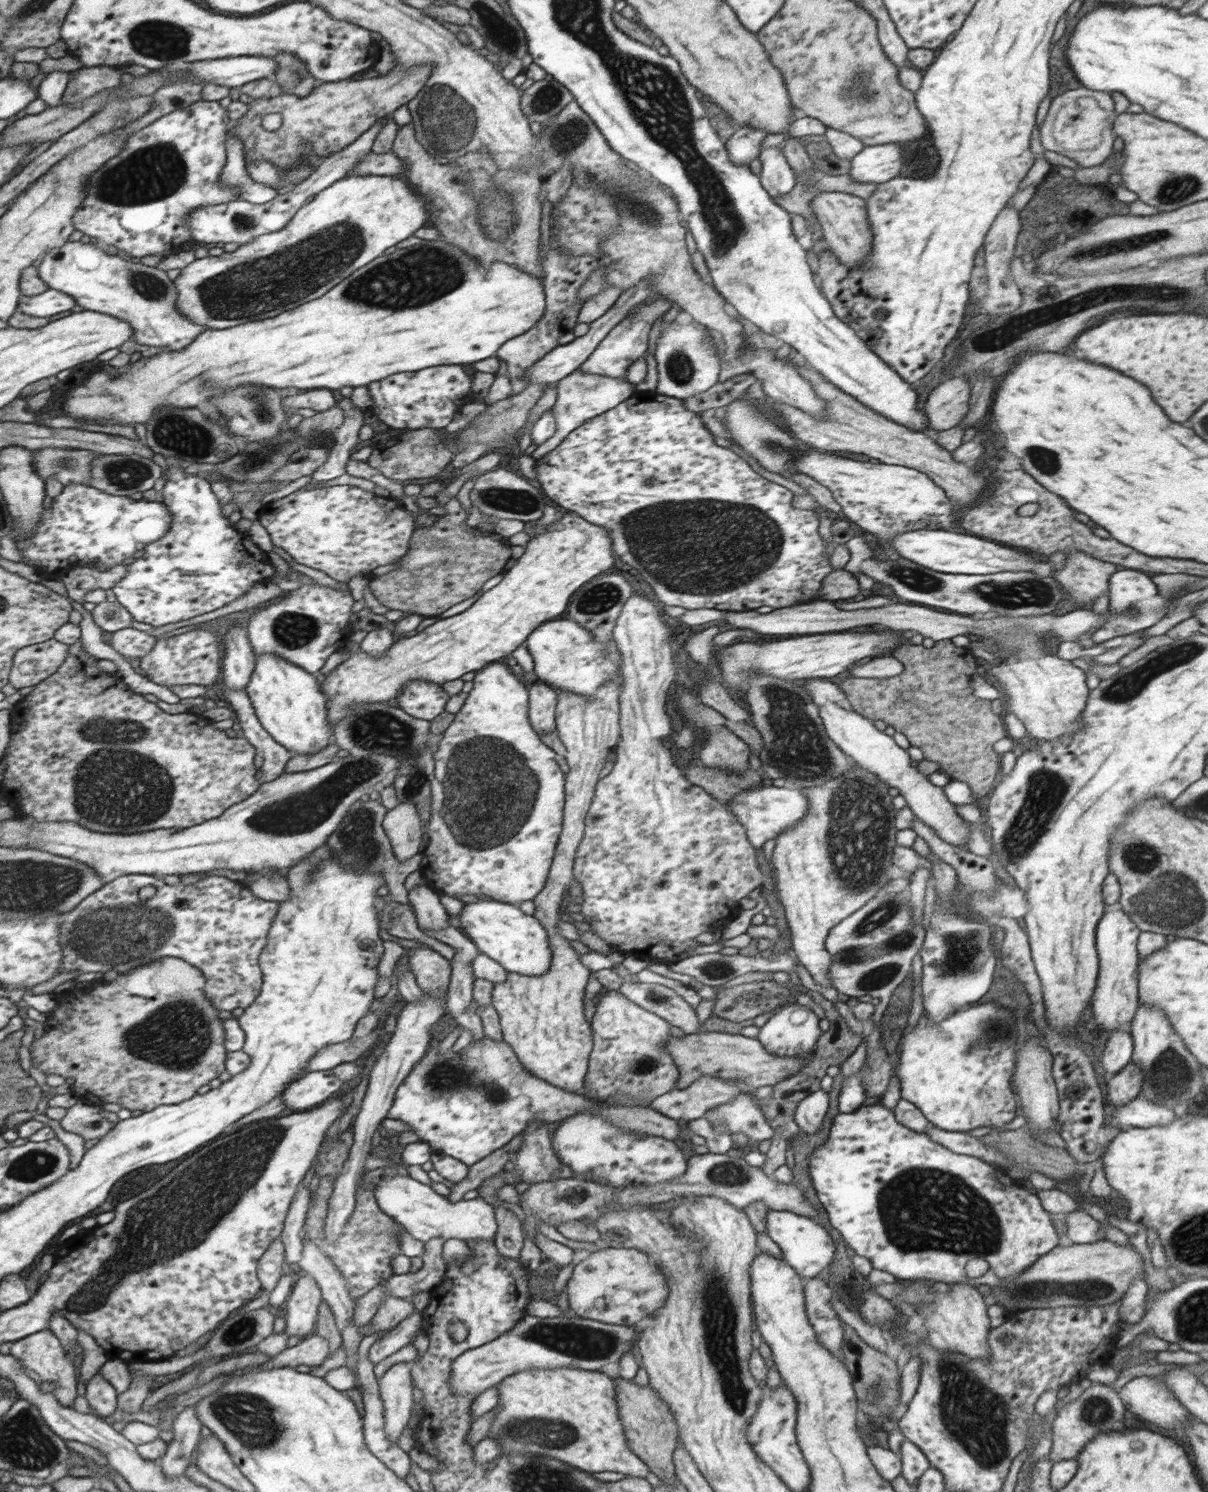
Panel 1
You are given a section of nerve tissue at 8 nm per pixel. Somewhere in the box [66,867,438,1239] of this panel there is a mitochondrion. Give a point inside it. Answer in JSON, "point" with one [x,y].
{"point":[177,1035]}

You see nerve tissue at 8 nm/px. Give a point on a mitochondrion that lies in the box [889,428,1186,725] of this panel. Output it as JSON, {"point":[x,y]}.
{"point":[1022,593]}

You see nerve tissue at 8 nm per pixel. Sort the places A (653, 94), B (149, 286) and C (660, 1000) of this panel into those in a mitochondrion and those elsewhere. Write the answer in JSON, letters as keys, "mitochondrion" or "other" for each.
{"A":"mitochondrion","B":"mitochondrion","C":"mitochondrion"}

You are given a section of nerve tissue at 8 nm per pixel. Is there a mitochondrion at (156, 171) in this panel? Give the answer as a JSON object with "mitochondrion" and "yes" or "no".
{"mitochondrion":"yes"}

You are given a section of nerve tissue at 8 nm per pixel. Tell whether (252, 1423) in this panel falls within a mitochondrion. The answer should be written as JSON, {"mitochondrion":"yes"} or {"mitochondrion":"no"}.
{"mitochondrion":"yes"}

